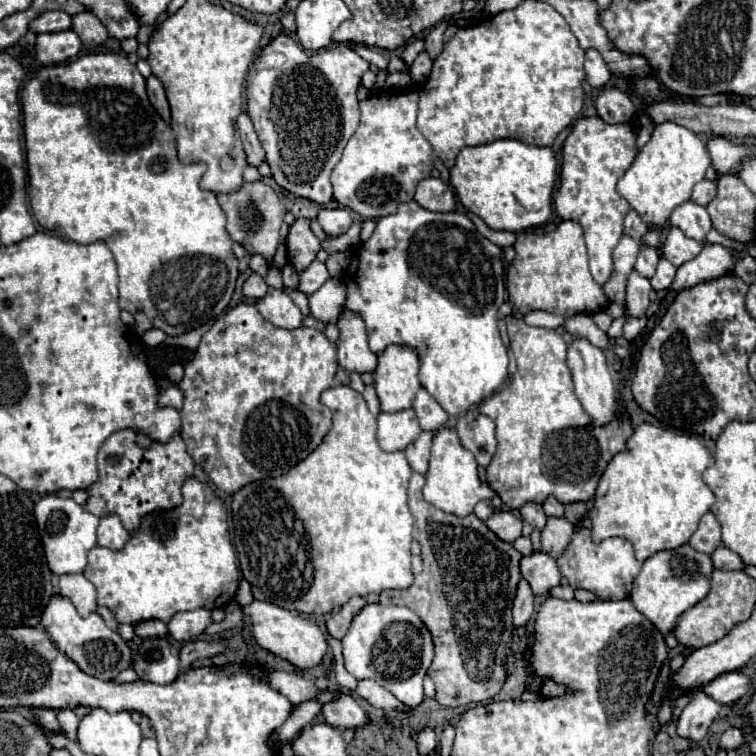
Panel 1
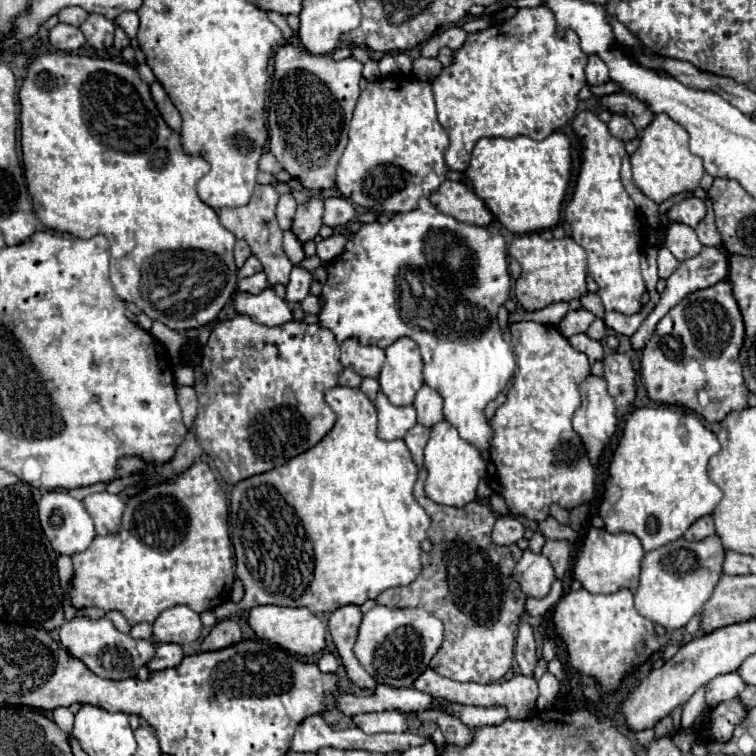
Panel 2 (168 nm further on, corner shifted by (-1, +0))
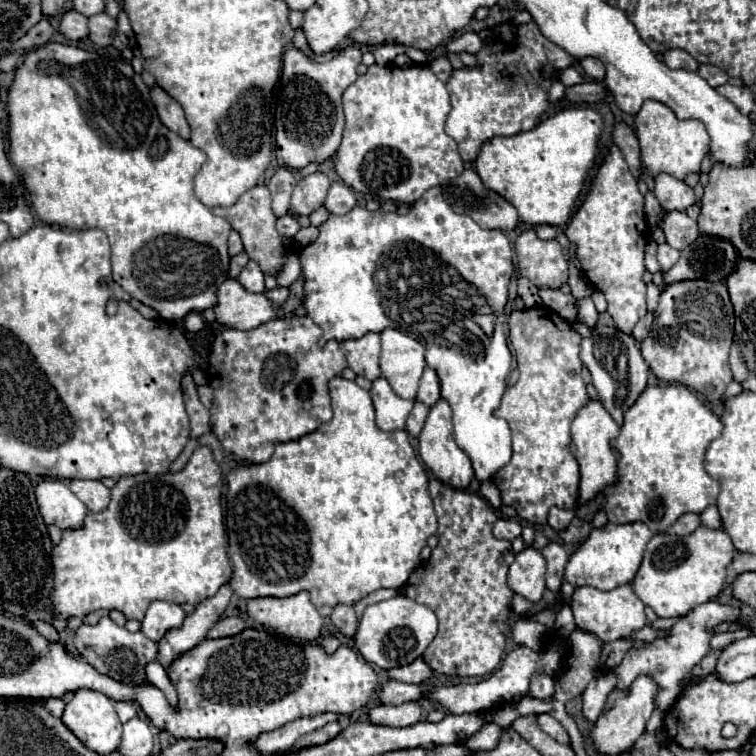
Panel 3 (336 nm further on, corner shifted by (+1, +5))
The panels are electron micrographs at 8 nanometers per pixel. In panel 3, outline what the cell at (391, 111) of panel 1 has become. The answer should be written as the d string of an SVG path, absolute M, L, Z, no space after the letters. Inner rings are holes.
M374 63L344 91L342 107L346 115L346 127L342 145L334 159L340 179L354 191L372 193L378 199L392 199L412 205L430 187L454 179L464 171L456 141L444 133L444 123L450 113L450 95L446 91L446 83L442 83L432 73L430 65L412 65L400 69L396 65Z

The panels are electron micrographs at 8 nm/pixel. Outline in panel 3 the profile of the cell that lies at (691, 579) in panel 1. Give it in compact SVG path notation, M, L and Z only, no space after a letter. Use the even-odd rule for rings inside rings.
M698 527L694 533L684 537L658 533L646 545L632 587L642 603L652 607L658 617L682 617L696 605L718 597L726 583L726 567L732 559L734 545L726 531Z

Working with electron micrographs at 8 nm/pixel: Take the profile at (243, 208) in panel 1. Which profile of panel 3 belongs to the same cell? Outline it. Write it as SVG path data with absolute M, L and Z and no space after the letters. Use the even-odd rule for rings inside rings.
M256 185L254 189L246 191L232 207L214 207L214 213L224 217L232 225L232 229L240 233L244 251L252 261L260 265L264 273L278 275L282 271L288 255L288 239L276 231L276 215L272 211L272 199L266 185Z

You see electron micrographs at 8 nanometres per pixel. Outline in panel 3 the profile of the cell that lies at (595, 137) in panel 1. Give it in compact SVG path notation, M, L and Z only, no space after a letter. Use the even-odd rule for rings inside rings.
M616 147L610 149L606 161L600 165L590 193L586 195L582 207L576 211L576 215L570 219L566 227L566 237L576 245L576 255L588 281L594 283L594 287L604 293L608 301L608 313L612 315L616 327L624 333L630 333L636 321L646 315L646 283L642 281L642 275L646 271L644 247L650 239L650 231L644 215L644 195L638 191L638 183L632 177L622 153Z

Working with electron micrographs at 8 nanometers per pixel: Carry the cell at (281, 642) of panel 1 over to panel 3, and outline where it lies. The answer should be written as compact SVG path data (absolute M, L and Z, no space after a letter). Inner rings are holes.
M302 591L290 597L254 597L248 601L248 615L282 635L314 641L322 629L322 617L310 601L310 593Z

